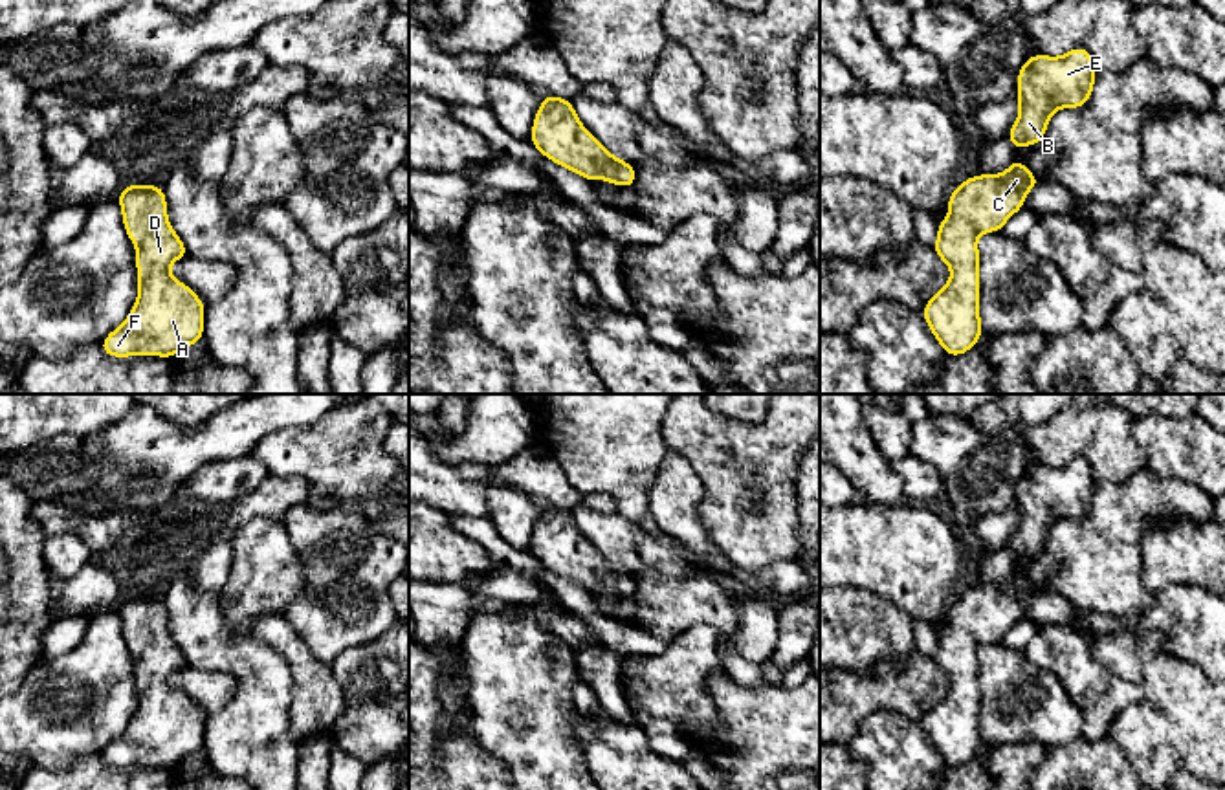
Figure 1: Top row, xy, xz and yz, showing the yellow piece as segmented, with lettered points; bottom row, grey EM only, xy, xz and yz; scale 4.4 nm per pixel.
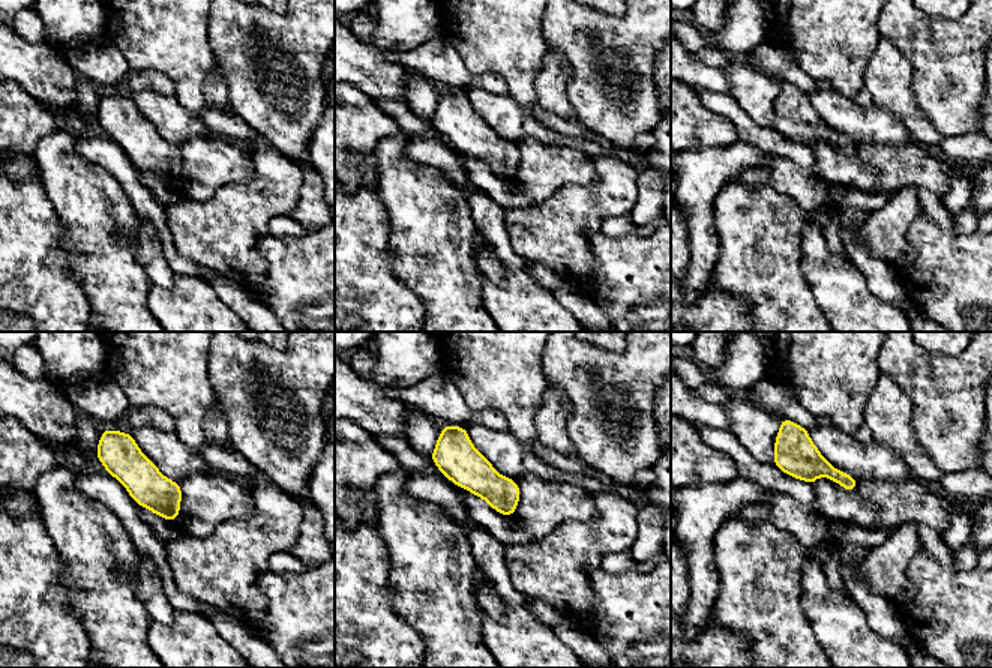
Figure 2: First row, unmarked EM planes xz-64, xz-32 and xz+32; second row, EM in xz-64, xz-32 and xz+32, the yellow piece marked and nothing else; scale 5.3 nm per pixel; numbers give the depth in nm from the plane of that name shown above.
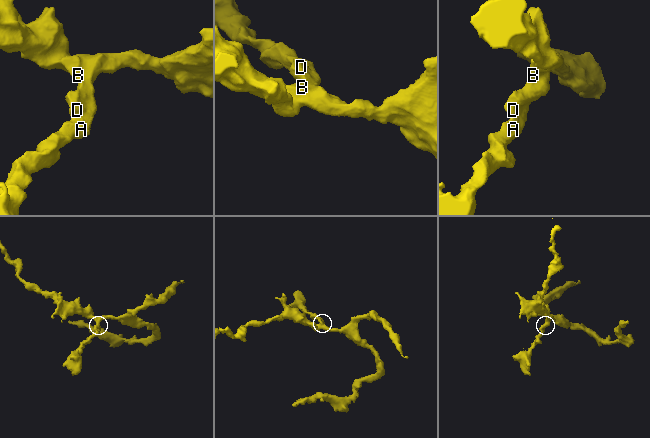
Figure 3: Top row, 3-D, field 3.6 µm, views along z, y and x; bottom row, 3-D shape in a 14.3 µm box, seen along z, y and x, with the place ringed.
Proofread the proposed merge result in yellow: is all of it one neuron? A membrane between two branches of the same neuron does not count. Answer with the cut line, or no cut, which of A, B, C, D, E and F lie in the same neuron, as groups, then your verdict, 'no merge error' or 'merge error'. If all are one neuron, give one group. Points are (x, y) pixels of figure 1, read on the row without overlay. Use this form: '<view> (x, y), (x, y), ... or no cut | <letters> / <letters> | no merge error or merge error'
no cut | A B C D E F | no merge error

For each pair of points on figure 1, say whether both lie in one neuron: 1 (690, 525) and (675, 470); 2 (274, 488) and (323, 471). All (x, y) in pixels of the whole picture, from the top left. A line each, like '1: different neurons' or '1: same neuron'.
1: same neuron
2: different neurons

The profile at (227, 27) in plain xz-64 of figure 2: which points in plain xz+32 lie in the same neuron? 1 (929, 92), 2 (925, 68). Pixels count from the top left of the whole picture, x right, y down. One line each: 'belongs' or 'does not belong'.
1: belongs
2: belongs

